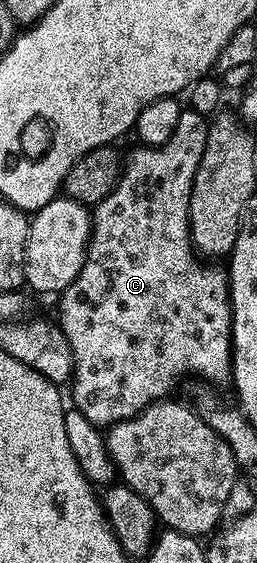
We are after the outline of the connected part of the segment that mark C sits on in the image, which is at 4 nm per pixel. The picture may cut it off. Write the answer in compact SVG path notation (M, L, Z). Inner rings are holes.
M185 107L179 115L179 123L175 131L171 132L170 139L157 148L138 147L130 157L126 156L123 161L121 177L117 186L99 204L92 206L91 216L93 219L93 234L89 236L89 246L85 252L85 262L75 275L73 282L59 294L61 301L57 305L56 320L61 326L63 335L71 347L73 356L73 385L72 408L77 409L93 425L108 427L116 421L122 421L128 417L134 417L139 411L153 404L154 401L164 401L170 396L173 388L180 386L183 379L192 375L194 378L210 383L228 382L231 377L231 354L233 352L233 312L229 302L229 278L226 270L221 269L220 264L206 263L193 248L193 241L189 237L189 200L191 199L191 187L195 179L195 171L199 159L203 159L203 147L207 147L207 135L209 134L209 121L206 114L197 113L195 110Z

